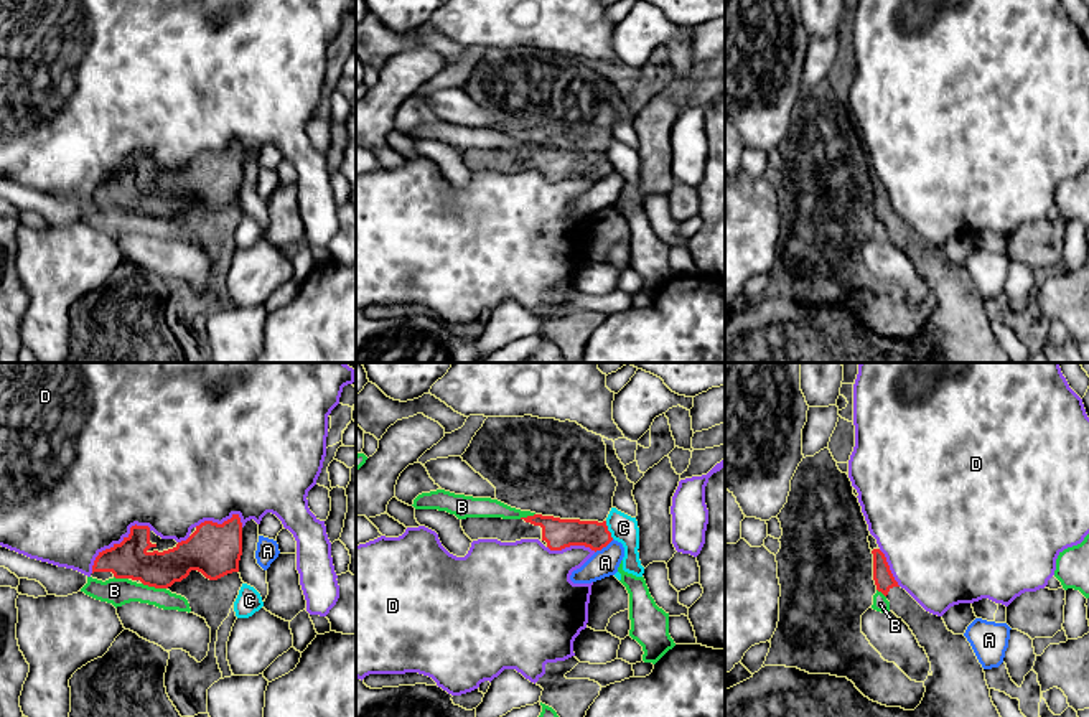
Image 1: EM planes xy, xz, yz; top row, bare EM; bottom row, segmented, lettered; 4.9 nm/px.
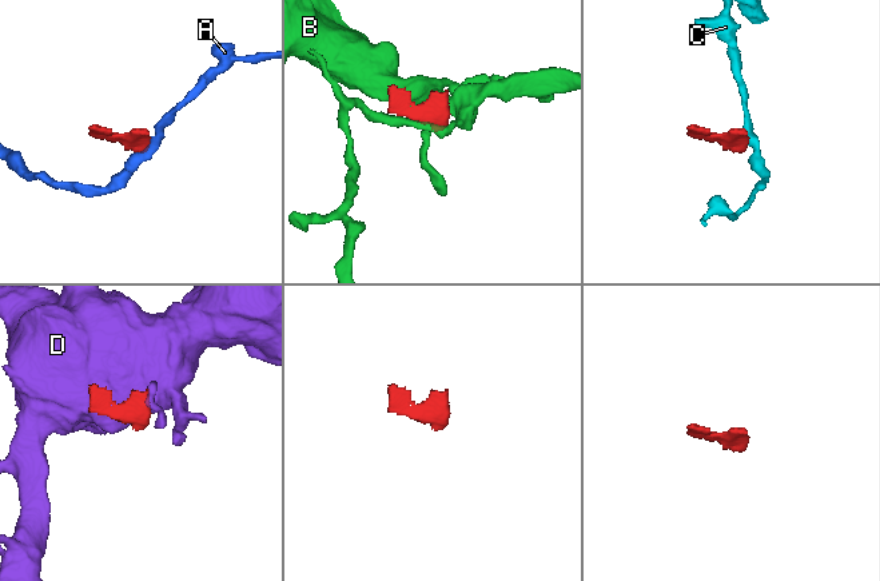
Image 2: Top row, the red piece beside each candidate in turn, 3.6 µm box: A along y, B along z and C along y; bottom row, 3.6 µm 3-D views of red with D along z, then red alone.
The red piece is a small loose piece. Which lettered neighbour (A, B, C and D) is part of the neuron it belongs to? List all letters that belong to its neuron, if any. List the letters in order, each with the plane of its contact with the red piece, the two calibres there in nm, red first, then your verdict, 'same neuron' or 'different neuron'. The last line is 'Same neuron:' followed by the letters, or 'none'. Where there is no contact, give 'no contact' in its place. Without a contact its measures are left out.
A: contact in xz; calibres 150 and 140 nm; different neuron
B: contact in xy; calibres 190 and 130 nm; different neuron
C: contact in xz; calibres 150 and 140 nm; different neuron
D: contact in xy; calibres 190 and 480 nm; different neuron
Same neuron: none

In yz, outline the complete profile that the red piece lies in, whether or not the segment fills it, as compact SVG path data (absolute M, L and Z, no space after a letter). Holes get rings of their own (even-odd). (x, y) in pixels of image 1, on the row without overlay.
M873 180L872 185L876 221L890 232L890 242L909 257L931 293L921 335L914 341L886 338L865 328L847 308L809 305L786 297L764 297L750 310L725 321L725 363L1010 363L992 333L984 298L967 269L949 262L942 247L926 242L898 216L880 180Z

